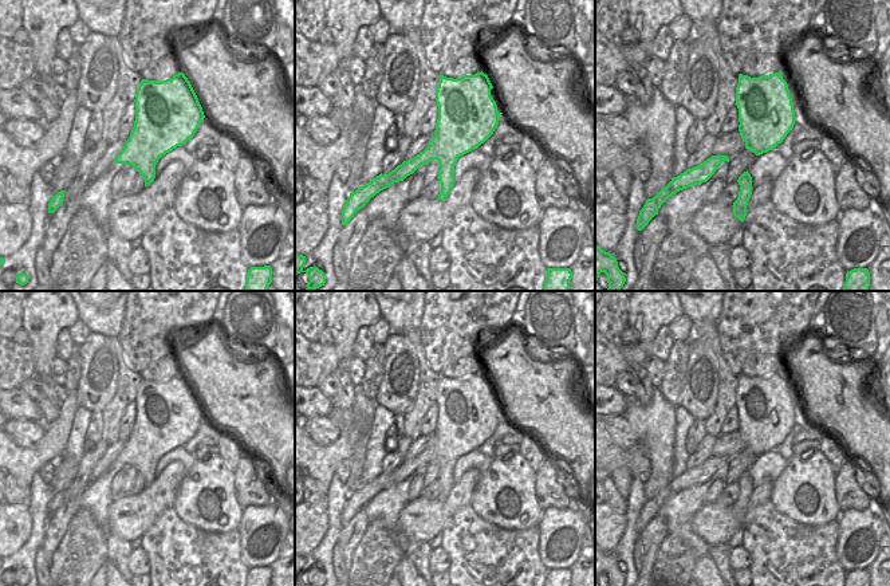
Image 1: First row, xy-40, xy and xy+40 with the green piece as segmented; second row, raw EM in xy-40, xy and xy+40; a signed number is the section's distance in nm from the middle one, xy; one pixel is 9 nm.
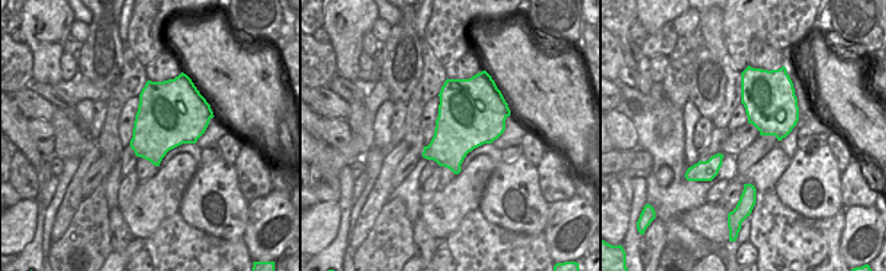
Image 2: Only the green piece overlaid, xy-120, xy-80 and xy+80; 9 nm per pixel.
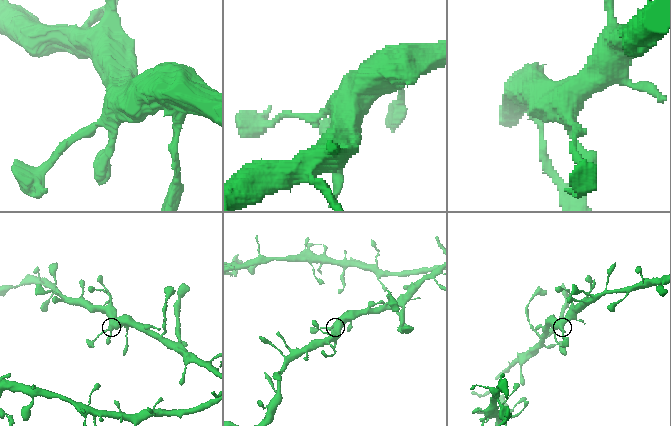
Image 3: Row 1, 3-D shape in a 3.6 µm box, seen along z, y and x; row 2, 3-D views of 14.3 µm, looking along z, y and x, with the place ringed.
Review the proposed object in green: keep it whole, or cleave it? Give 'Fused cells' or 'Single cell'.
Single cell.

